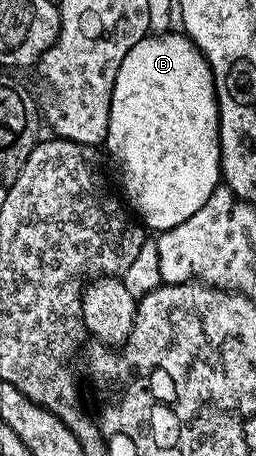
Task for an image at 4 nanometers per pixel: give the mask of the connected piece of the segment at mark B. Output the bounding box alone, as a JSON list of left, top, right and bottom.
[105,31,220,234]

